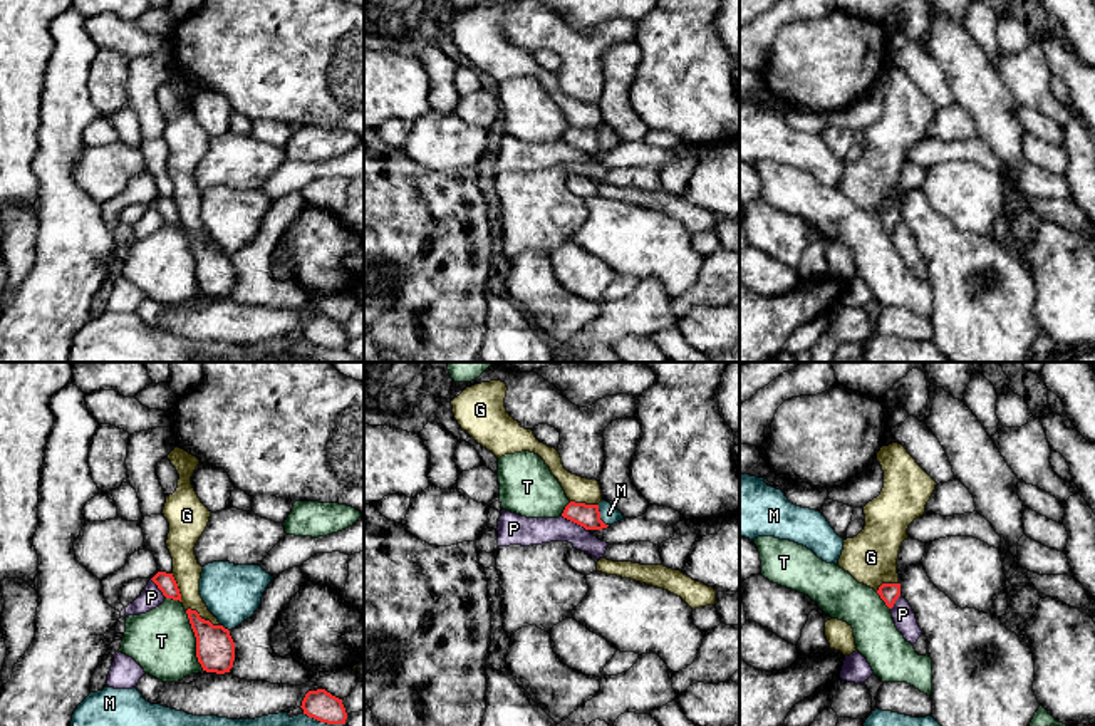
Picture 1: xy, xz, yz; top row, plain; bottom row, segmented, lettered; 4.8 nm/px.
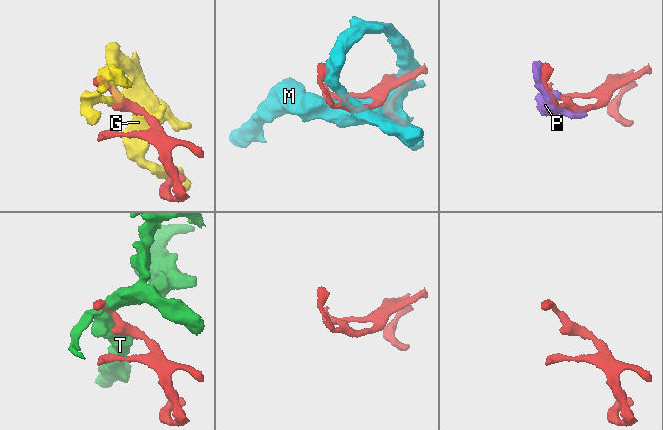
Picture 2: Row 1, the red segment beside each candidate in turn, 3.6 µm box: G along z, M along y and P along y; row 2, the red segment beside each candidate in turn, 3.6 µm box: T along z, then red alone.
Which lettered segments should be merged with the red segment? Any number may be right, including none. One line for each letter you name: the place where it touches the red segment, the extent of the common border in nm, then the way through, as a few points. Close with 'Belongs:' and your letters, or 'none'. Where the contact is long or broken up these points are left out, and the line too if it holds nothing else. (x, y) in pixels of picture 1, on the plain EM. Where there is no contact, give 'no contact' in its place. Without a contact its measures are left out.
Belongs: none

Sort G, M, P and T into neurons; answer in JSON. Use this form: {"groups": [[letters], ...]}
{"groups": [["G"], ["M", "P"], ["T"]]}

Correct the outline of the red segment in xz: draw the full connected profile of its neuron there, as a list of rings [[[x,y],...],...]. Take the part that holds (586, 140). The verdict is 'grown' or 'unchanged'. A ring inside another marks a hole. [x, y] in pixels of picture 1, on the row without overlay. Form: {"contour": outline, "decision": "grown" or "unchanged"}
{"contour": [[[570,126],[562,141],[584,151],[585,154],[602,154],[609,151],[600,144],[599,129]]], "decision": "unchanged"}

